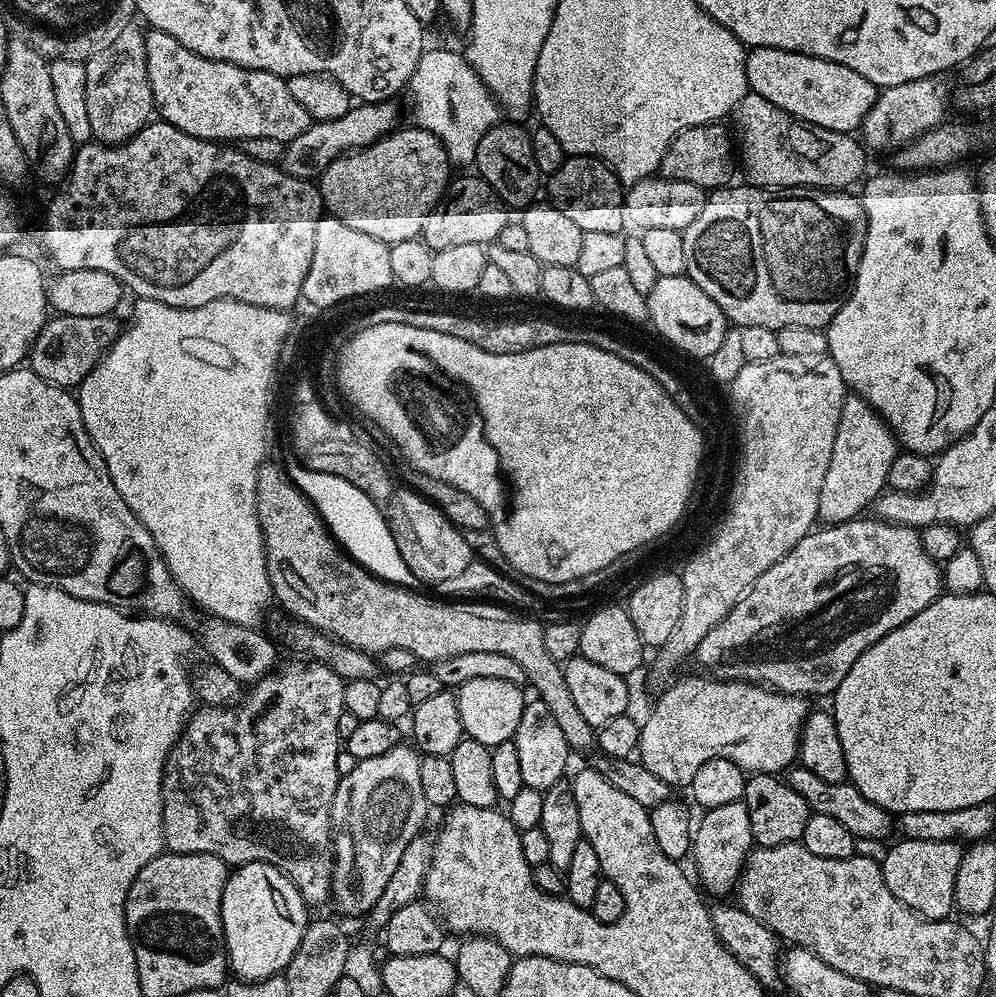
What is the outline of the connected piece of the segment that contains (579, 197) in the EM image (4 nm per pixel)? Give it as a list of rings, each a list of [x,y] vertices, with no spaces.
[[[568,156],[558,166],[556,172],[551,173],[546,184],[546,192],[550,195],[551,203],[556,205],[566,218],[570,218],[584,233],[603,230],[606,234],[625,231],[626,217],[624,215],[625,189],[612,169],[602,160],[594,156]]]

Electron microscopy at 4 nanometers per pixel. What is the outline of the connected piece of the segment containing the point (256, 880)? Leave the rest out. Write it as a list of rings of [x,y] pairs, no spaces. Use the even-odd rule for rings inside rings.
[[[250,862],[233,867],[228,881],[222,890],[222,930],[224,945],[228,951],[229,969],[241,980],[265,980],[278,976],[287,968],[290,958],[302,942],[302,934],[310,922],[309,909],[306,907],[300,891],[286,878],[281,868],[270,866],[266,862]]]

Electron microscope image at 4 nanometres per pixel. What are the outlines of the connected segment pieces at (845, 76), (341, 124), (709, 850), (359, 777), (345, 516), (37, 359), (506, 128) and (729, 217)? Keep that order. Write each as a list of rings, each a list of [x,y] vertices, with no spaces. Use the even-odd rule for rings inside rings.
[[[754,48],[746,55],[746,78],[751,91],[781,107],[788,114],[805,120],[808,124],[824,127],[826,130],[855,133],[861,127],[871,107],[874,106],[878,89],[870,78],[862,78],[850,66],[830,62],[826,58],[814,58],[810,54],[778,50],[777,48]]]
[[[395,99],[381,100],[378,104],[356,102],[349,112],[342,114],[342,118],[315,121],[305,132],[298,134],[298,138],[285,143],[282,161],[284,171],[303,180],[312,180],[319,177],[332,160],[370,146],[388,133],[397,131],[396,119],[400,112],[396,109],[396,103]]]
[[[743,800],[726,802],[726,806],[714,806],[703,813],[704,817],[695,825],[692,837],[690,860],[696,863],[695,875],[700,875],[699,883],[705,893],[713,892],[716,898],[724,898],[727,892],[735,893],[740,882],[740,873],[748,861],[748,854],[754,847],[752,831],[750,830],[750,810],[746,810]]]
[[[397,746],[389,749],[377,757],[357,760],[354,770],[350,774],[340,777],[338,790],[334,794],[332,803],[332,826],[334,835],[332,847],[334,849],[334,863],[332,866],[332,895],[331,903],[344,916],[363,917],[382,898],[382,890],[390,883],[390,877],[402,862],[402,850],[410,846],[415,836],[421,835],[424,819],[430,815],[426,802],[426,794],[422,794],[422,785],[418,775],[418,762],[421,753],[415,747]]]
[[[294,458],[289,460],[285,462],[284,468],[293,484],[315,506],[328,531],[357,564],[396,587],[412,588],[417,585],[413,571],[403,561],[401,551],[398,550],[396,535],[389,519],[368,495],[336,474],[310,470]]]
[[[53,315],[37,336],[26,357],[27,367],[38,378],[59,388],[75,389],[94,370],[94,366],[112,347],[122,331],[122,324],[115,315],[98,318],[74,318],[73,316]]]
[[[501,122],[486,130],[486,134],[482,134],[482,142],[478,142],[474,168],[512,210],[527,208],[537,199],[536,191],[539,188],[541,191],[542,188],[542,173],[534,162],[529,129],[519,128],[516,124]]]
[[[725,186],[707,193],[702,214],[684,228],[684,246],[686,249],[686,274],[693,284],[706,293],[708,299],[715,302],[717,308],[724,312],[725,320],[731,322],[737,329],[746,326],[766,326],[778,329],[782,326],[810,326],[811,328],[827,329],[828,324],[842,310],[842,306],[850,298],[852,287],[858,274],[858,266],[862,262],[862,250],[868,233],[868,219],[864,213],[864,202],[859,195],[851,196],[848,190],[829,191],[826,188],[796,187],[787,190],[770,188],[732,188]]]

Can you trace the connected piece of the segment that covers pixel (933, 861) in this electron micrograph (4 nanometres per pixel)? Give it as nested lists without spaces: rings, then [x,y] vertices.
[[[900,838],[897,841],[889,847],[886,858],[879,861],[890,894],[928,920],[949,919],[954,912],[954,884],[958,879],[958,866],[962,866],[964,848],[954,840],[918,842]]]

